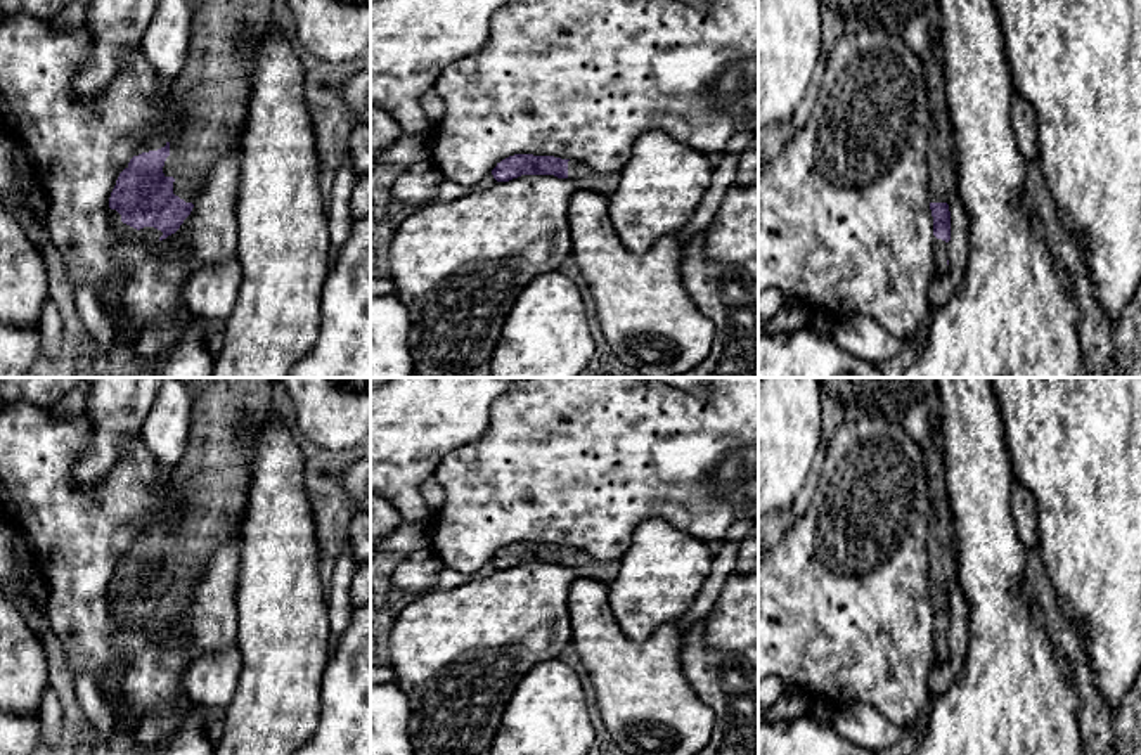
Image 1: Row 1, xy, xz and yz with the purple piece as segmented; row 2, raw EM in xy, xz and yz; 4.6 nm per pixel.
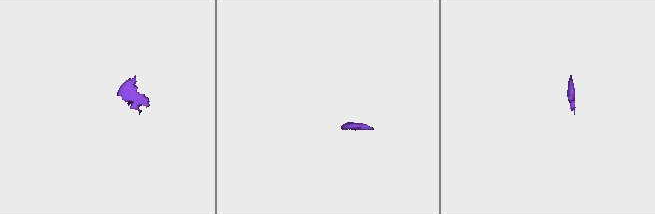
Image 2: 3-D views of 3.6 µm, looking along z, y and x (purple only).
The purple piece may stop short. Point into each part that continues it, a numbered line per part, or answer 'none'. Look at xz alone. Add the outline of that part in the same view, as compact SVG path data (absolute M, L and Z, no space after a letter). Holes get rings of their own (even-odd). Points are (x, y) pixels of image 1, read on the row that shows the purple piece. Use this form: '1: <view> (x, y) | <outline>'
1: xz (586, 177) | M570 159L568 178L573 180L578 189L594 190L608 197L618 187L622 175L601 173L583 163Z

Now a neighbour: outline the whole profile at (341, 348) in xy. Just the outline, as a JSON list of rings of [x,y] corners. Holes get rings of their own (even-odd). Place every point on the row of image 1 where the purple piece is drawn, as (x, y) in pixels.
[[[371,213],[353,220],[322,298],[315,345],[287,378],[371,378]]]

